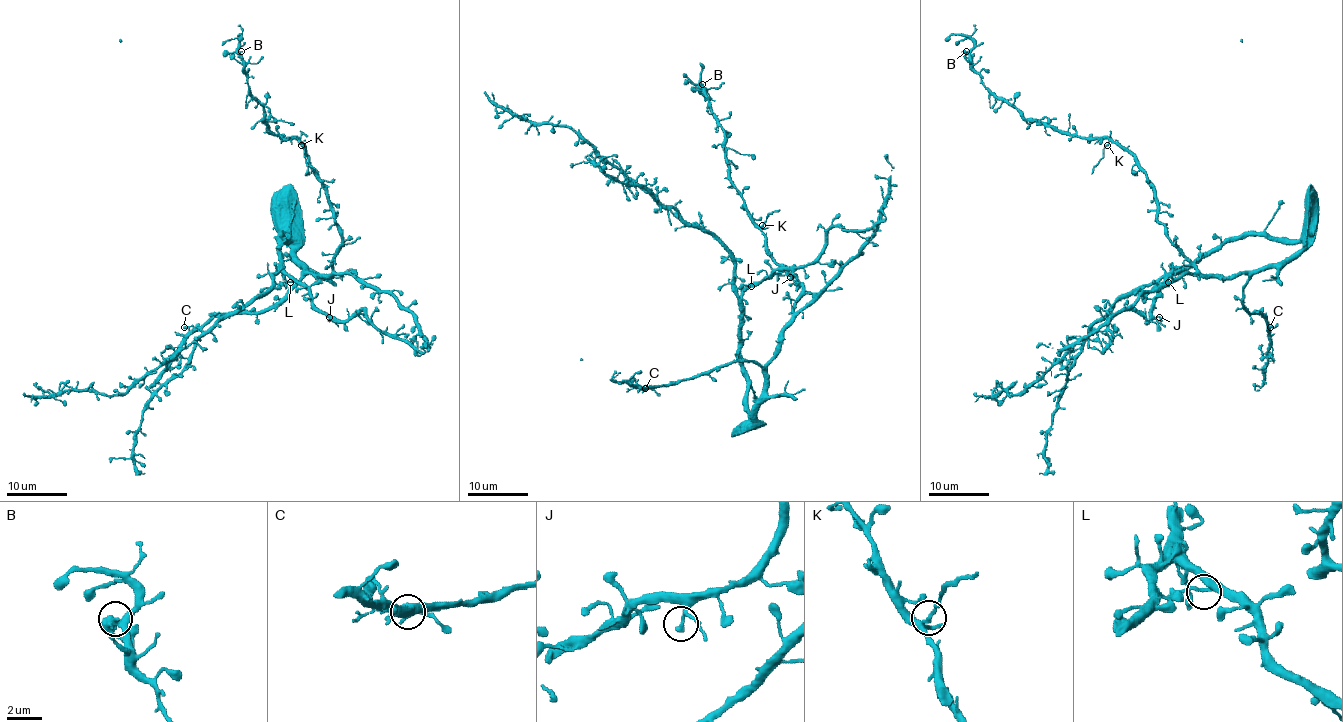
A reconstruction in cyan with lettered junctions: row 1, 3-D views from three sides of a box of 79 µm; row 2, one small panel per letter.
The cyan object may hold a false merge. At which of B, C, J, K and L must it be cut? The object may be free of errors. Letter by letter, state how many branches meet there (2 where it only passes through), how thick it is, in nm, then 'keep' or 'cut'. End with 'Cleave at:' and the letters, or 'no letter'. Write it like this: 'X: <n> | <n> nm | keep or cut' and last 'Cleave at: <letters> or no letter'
B: 2 | 200 nm | keep
C: 2 | 180 nm | keep
J: 2 | 240 nm | keep
K: 2 | 180 nm | cut
L: 2 | 240 nm | keep
Cleave at: K

